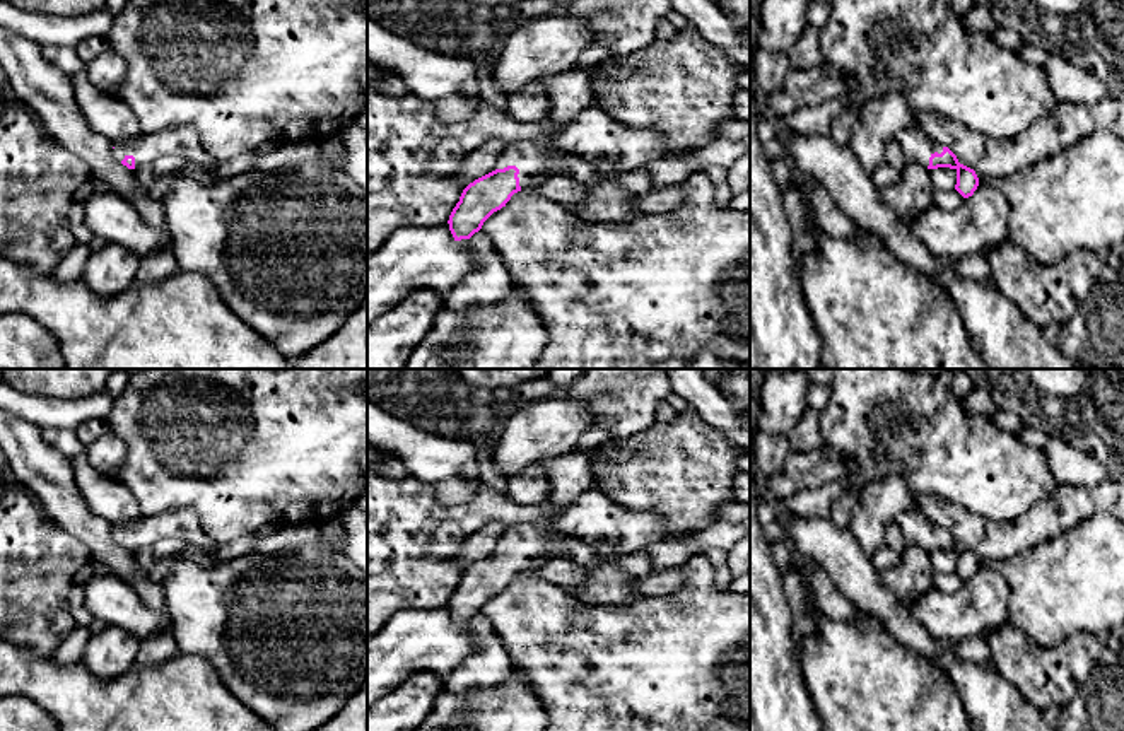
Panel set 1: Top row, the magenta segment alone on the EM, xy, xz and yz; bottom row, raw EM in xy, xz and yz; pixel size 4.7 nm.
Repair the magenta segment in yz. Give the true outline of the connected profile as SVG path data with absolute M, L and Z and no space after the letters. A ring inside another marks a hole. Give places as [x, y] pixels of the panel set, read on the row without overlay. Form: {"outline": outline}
{"outline": "M914 506L905 509L895 519L899 524L905 545L916 545L928 552L950 550L957 553L955 572L969 581L979 569L979 560L974 552L958 545L957 538L945 528L931 523L919 509Z"}

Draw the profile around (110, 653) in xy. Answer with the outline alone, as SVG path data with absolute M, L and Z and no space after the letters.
M106 625L91 635L82 661L97 680L113 680L135 664L138 647L140 639L137 635Z

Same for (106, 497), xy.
M85 453L72 458L72 470L89 509L109 524L132 523L143 516L133 494L120 482L94 470Z

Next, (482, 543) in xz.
M495 521L470 535L460 547L458 567L466 570L475 562L495 553L497 541L506 528L506 524Z

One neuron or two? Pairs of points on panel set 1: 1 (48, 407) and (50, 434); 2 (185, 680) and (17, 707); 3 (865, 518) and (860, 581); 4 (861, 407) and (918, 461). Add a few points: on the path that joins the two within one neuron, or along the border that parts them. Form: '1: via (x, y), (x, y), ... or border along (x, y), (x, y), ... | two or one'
1: border along (74, 429), (46, 427), (43, 431) | two
2: border along (17, 694), (35, 701), (50, 713) | two
3: border along (846, 528), (870, 559) | two
4: via (875, 419), (904, 448) | one

